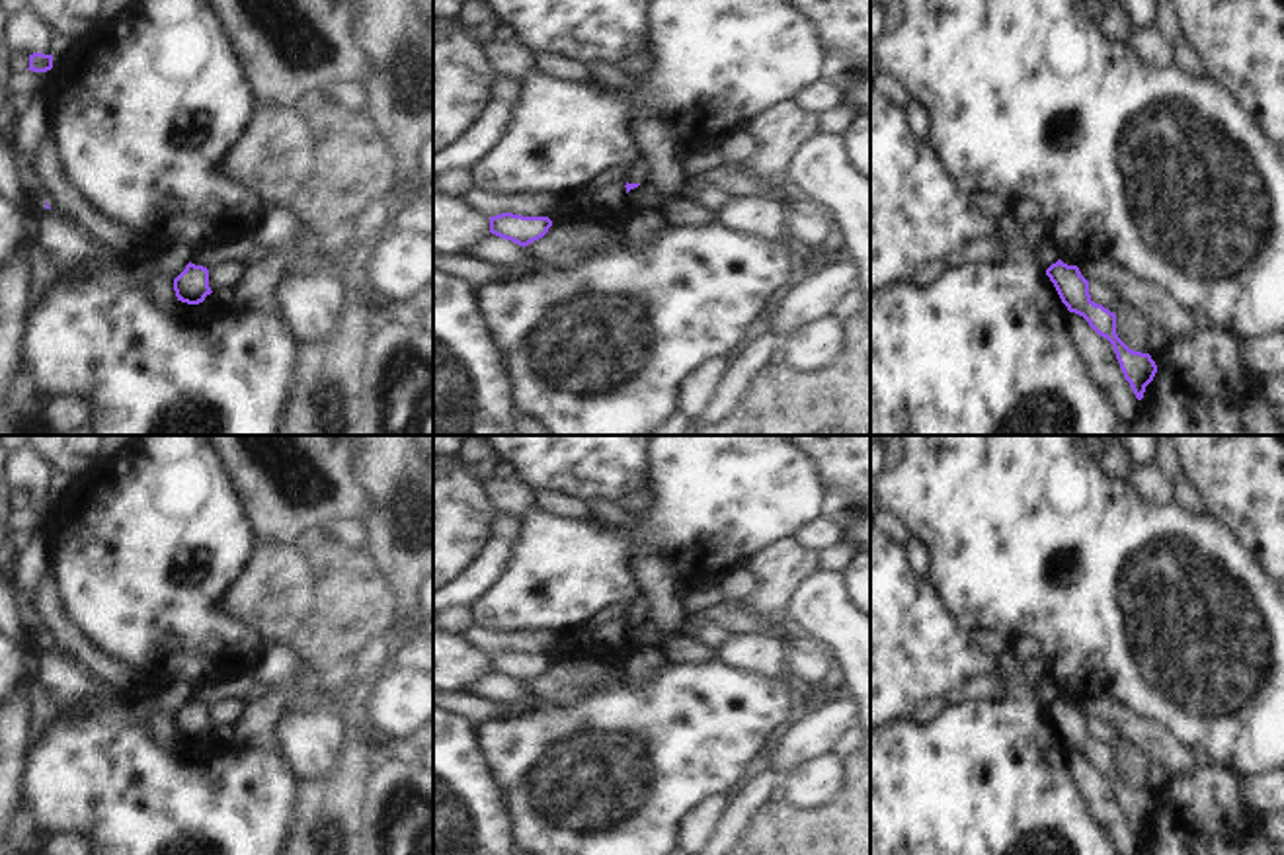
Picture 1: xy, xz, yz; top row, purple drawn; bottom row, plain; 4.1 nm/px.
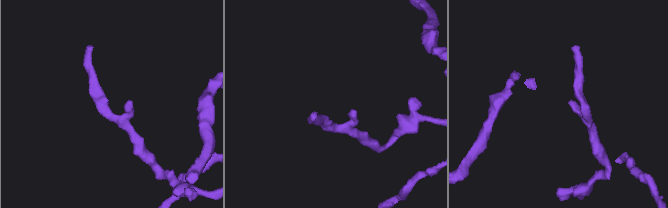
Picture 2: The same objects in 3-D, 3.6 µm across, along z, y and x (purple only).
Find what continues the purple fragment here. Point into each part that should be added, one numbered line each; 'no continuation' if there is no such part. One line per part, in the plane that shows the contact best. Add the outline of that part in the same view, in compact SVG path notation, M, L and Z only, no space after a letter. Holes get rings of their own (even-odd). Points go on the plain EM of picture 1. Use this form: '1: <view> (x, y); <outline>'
1: xy (26, 469); M29 445L8 455L4 480L10 484L12 490L23 488L27 492L55 492L59 488L51 467Z

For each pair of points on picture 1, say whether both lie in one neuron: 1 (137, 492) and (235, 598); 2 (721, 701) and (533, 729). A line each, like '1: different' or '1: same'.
1: different
2: same

